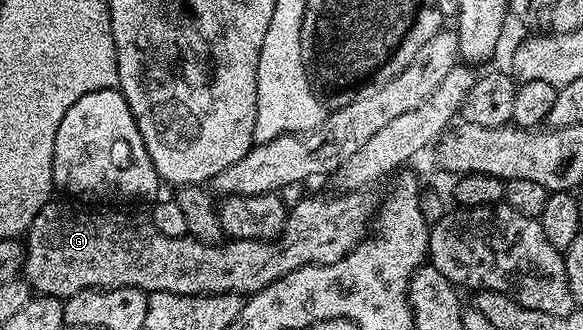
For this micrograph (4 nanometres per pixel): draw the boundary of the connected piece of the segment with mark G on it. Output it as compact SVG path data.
M340 193L335 196L337 199L300 199L296 204L291 204L290 210L287 212L284 229L278 236L278 241L269 241L267 239L233 239L225 242L225 247L221 245L209 245L202 243L198 239L185 237L183 239L175 239L174 237L162 237L162 233L158 233L151 222L144 221L139 223L132 215L127 215L124 209L108 209L112 211L87 211L84 207L71 207L68 203L56 203L50 201L38 213L38 217L34 217L34 221L28 227L26 238L23 240L24 245L24 266L22 268L22 278L29 288L35 294L49 295L55 299L69 299L71 295L76 295L79 291L91 291L93 289L111 289L113 287L141 287L143 291L169 291L175 295L227 295L235 293L241 297L251 297L256 292L266 289L266 285L270 285L274 281L278 281L282 277L286 277L286 273L290 273L299 267L308 267L311 263L333 263L338 261L343 255L349 255L354 248L365 238L368 225L368 203L363 199L364 195L360 193Z

